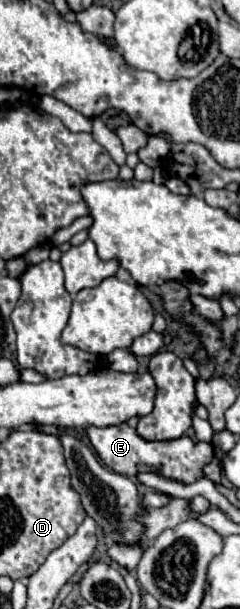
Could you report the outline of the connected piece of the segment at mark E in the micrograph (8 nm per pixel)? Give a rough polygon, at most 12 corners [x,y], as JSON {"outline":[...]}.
{"outline":[[128,423],[88,427],[104,465],[188,485],[206,477],[212,443],[148,441]]}

